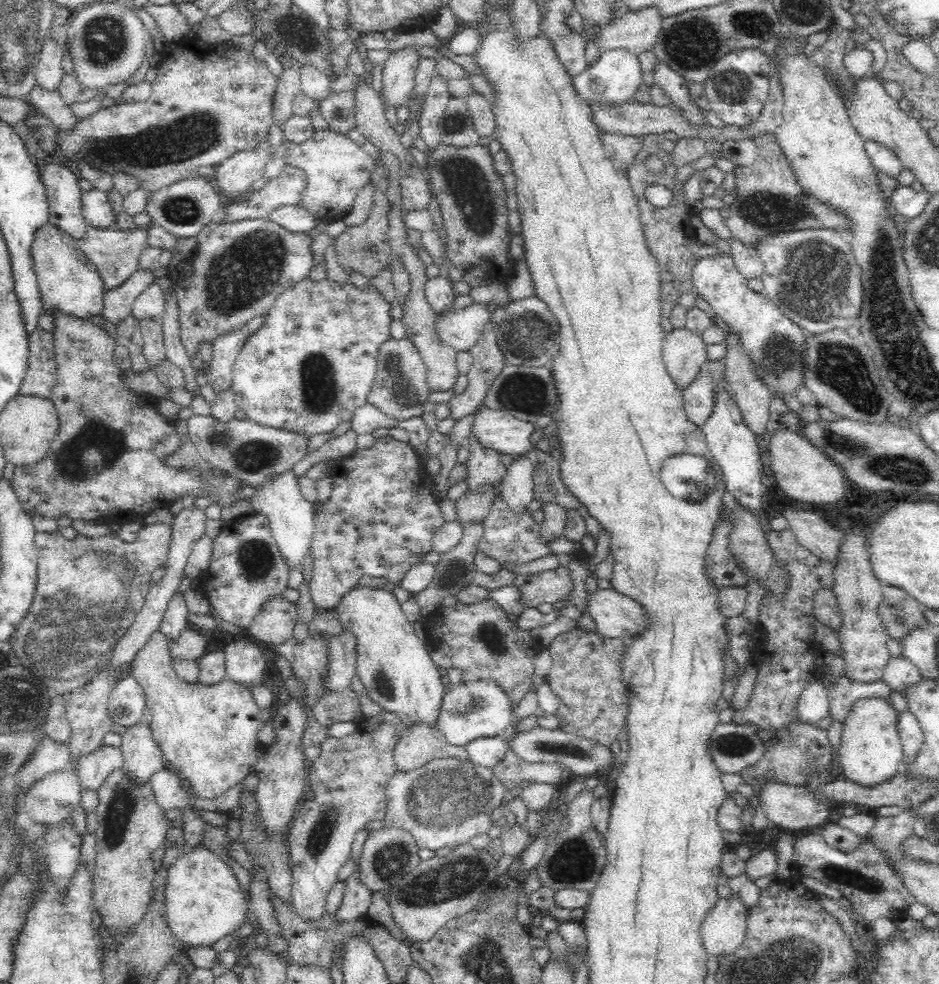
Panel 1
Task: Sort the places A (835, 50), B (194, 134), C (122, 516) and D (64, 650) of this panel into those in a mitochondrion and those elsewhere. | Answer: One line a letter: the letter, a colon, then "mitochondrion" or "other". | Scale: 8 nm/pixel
A: other
B: mitochondrion
C: other
D: mitochondrion

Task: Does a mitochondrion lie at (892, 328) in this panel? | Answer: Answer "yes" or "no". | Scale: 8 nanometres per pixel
yes

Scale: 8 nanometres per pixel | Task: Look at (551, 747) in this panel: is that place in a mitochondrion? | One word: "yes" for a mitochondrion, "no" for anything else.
yes

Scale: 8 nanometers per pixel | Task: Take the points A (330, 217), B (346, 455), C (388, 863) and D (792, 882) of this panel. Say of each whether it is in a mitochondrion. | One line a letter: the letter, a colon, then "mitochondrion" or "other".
A: other
B: other
C: mitochondrion
D: other

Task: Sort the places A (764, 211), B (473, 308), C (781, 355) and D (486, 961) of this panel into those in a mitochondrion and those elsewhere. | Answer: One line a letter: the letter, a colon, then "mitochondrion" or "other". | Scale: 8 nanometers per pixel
A: mitochondrion
B: other
C: mitochondrion
D: mitochondrion

